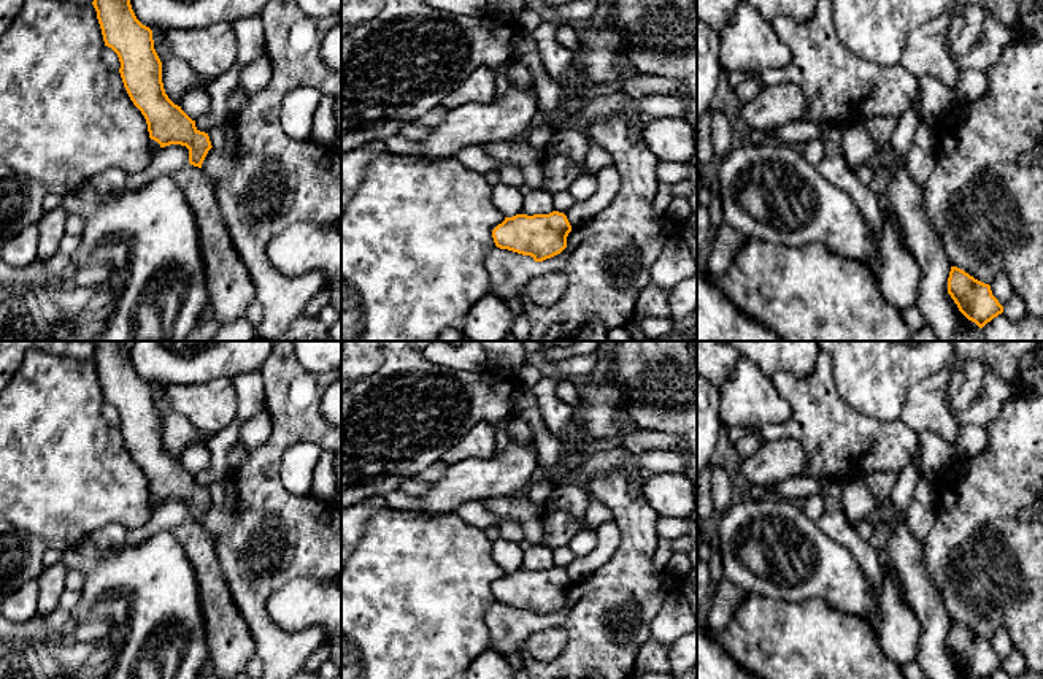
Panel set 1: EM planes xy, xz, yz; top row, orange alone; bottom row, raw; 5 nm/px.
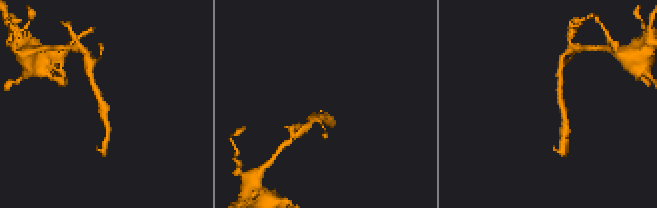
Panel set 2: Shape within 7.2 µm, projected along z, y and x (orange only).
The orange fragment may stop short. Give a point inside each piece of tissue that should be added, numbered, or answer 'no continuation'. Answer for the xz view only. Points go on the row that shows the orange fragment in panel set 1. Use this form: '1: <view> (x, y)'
no continuation

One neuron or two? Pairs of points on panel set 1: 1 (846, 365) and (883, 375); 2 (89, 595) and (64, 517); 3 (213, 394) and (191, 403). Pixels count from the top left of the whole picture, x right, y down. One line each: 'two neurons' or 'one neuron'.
1: one neuron
2: two neurons
3: one neuron

